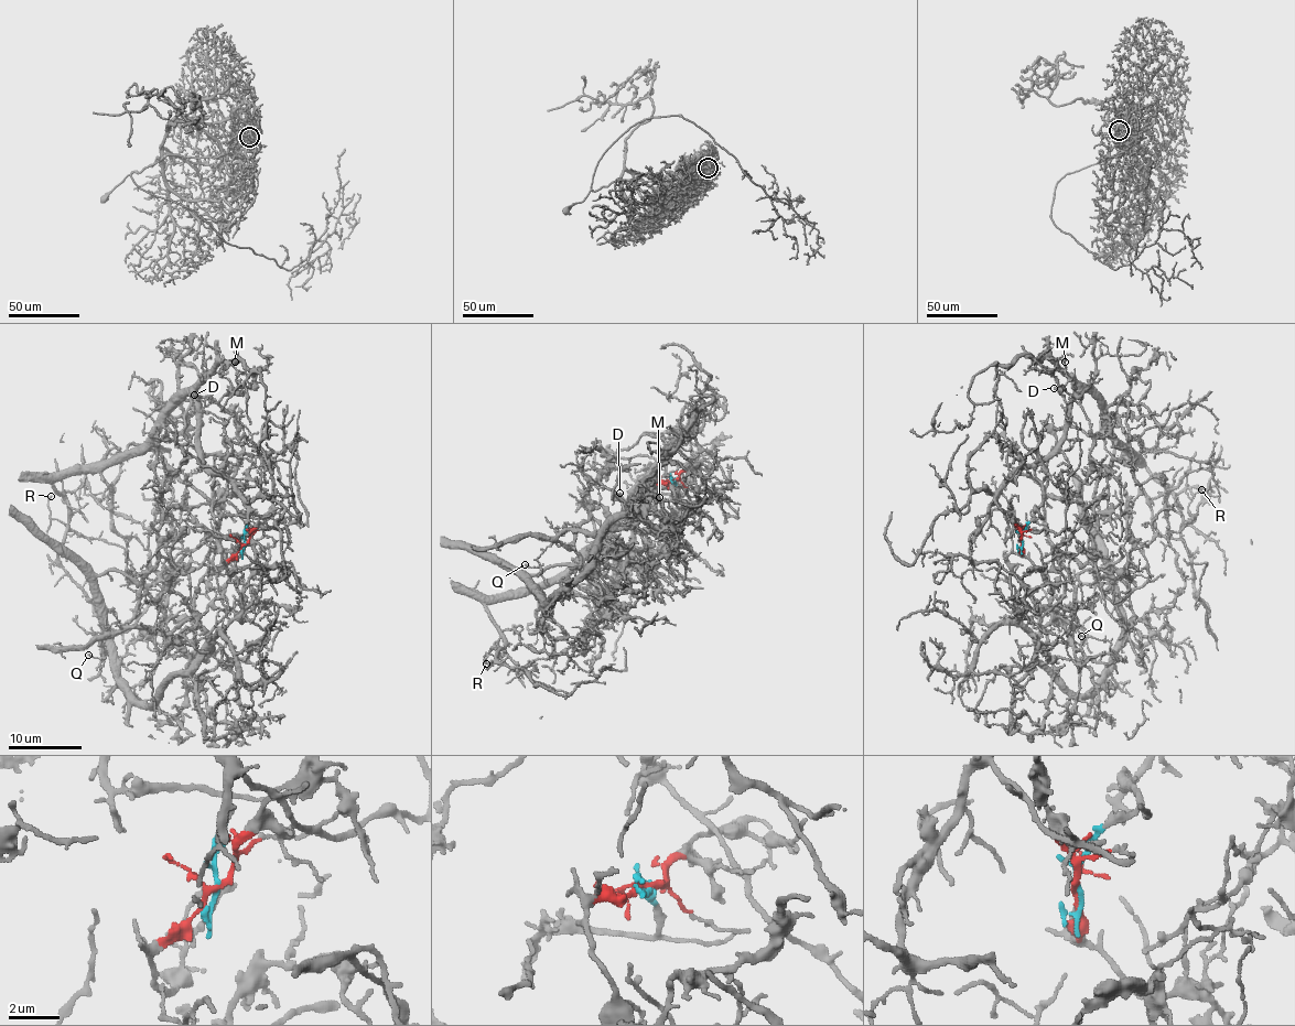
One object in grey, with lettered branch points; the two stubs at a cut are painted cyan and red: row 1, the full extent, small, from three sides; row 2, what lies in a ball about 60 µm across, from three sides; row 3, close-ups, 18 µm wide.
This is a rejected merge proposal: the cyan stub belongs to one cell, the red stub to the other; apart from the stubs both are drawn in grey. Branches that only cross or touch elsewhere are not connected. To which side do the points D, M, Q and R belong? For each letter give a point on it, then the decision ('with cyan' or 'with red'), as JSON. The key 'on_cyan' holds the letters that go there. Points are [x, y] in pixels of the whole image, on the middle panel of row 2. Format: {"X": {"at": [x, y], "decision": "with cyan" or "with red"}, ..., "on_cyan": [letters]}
{"D": {"at": [619, 493], "decision": "with cyan"}, "M": {"at": [659, 497], "decision": "with cyan"}, "Q": {"at": [525, 564], "decision": "with red"}, "R": {"at": [486, 663], "decision": "with cyan"}, "on_cyan": ["D", "M", "R"]}

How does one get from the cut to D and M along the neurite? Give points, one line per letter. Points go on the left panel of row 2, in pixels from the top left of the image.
D: (245, 546), (246, 518), (216, 516), (213, 510), (213, 476), (200, 442), (204, 403), (194, 395)
M: (245, 546), (246, 518), (213, 512), (213, 476), (204, 464), (195, 392), (195, 384), (224, 360), (236, 362)

